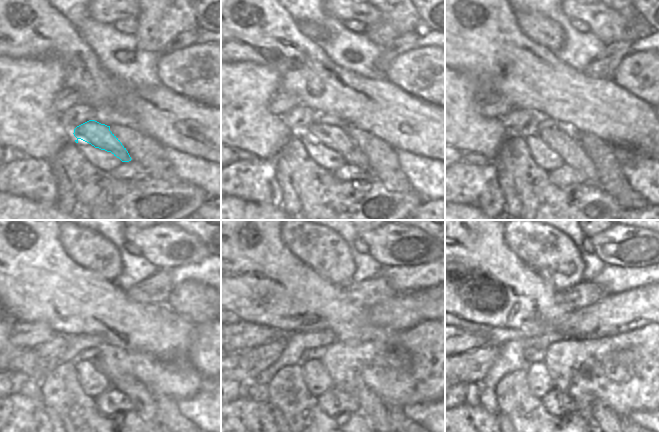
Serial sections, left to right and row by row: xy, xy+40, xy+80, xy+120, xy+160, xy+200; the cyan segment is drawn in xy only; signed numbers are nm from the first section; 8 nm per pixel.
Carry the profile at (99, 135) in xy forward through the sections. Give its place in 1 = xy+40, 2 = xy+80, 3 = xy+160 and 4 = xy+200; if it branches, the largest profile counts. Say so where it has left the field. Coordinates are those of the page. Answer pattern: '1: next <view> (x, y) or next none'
1: next xy+40 (335, 138)
2: next xy+80 (561, 141)
3: next xy+160 (374, 408)
4: next xy+200 (603, 419)

